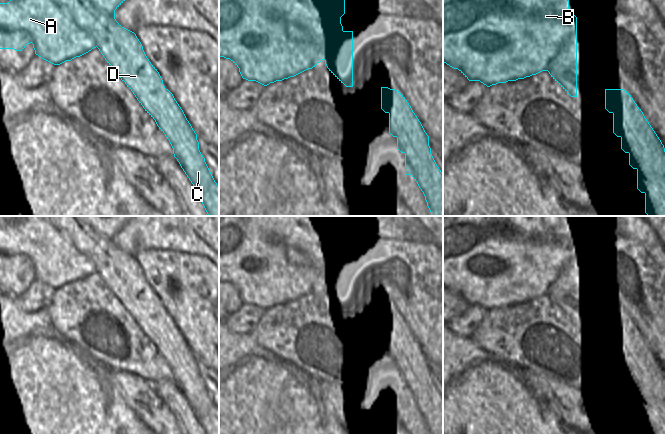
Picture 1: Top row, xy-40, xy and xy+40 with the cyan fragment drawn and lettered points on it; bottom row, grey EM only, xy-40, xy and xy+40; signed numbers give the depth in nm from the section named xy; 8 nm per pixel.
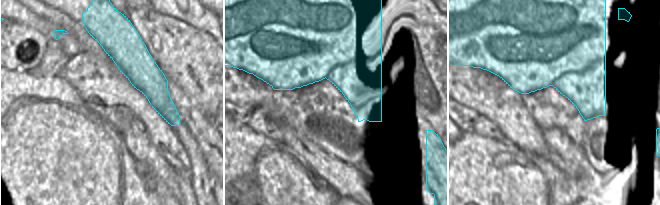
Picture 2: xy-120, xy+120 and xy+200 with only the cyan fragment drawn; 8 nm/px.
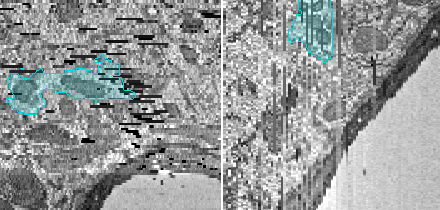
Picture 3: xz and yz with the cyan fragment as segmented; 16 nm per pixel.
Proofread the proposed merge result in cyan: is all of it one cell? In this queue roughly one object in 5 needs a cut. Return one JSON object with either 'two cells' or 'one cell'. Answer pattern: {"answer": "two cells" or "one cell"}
{"answer": "two cells"}

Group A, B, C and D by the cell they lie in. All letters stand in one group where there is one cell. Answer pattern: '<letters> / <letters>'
A B / C D

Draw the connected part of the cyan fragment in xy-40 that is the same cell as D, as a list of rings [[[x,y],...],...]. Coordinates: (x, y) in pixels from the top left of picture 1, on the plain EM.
[[[102,239],[89,256],[107,287],[133,316],[145,335],[155,344],[159,353],[169,364],[174,381],[193,408],[205,434],[219,434],[219,409],[215,406],[205,382],[199,374],[197,358],[187,344],[173,318],[165,312],[157,293],[147,282],[136,258],[122,251],[110,239]]]

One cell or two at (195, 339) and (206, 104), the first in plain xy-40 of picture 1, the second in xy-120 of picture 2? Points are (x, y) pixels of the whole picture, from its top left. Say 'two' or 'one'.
one

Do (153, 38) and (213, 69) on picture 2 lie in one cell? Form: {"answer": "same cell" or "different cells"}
{"answer": "same cell"}

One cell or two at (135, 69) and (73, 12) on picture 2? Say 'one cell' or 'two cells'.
one cell

